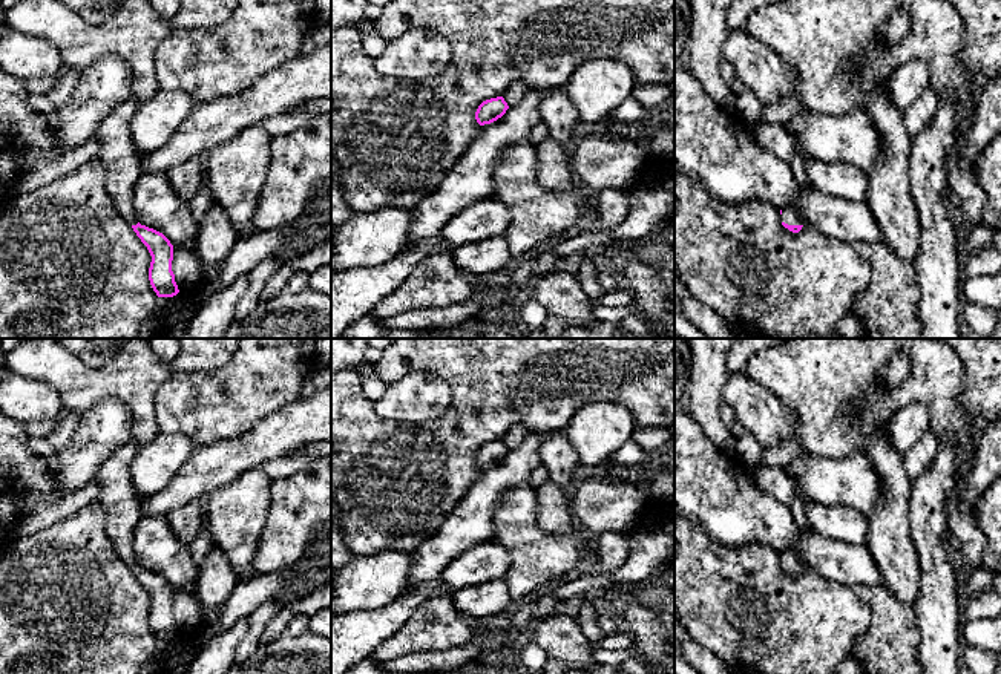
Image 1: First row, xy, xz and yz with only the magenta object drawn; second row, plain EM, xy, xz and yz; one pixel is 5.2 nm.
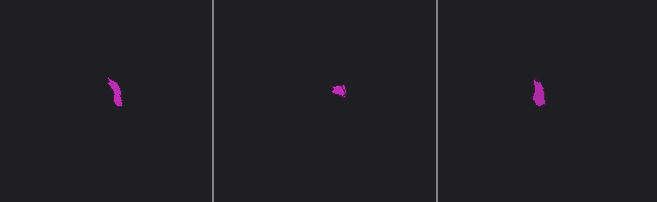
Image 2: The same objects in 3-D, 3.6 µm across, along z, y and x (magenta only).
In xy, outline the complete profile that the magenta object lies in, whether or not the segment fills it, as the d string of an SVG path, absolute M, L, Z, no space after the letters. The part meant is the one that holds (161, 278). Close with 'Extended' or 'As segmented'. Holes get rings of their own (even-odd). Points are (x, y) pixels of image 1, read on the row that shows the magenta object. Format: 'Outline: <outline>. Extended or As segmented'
Outline: M130 98L101 121L94 135L101 141L97 159L104 165L106 191L115 208L132 225L152 256L149 280L153 291L158 297L173 297L179 293L172 271L173 245L162 233L141 225L133 205L133 185L141 175L141 155L132 142L130 123L139 106L141 103Z. Extended

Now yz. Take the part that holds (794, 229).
Outline: M788 205L780 210L780 221L785 228L793 233L799 233L803 227L802 221L802 207L800 205Z. Extended

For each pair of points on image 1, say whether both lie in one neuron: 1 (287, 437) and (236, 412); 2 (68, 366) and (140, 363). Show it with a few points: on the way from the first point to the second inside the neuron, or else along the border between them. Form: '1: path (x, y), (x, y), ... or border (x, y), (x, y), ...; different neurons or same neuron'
1: border (288, 405), (256, 422), (246, 432), (226, 440); different neurons
2: path (86, 376), (121, 376); same neuron

